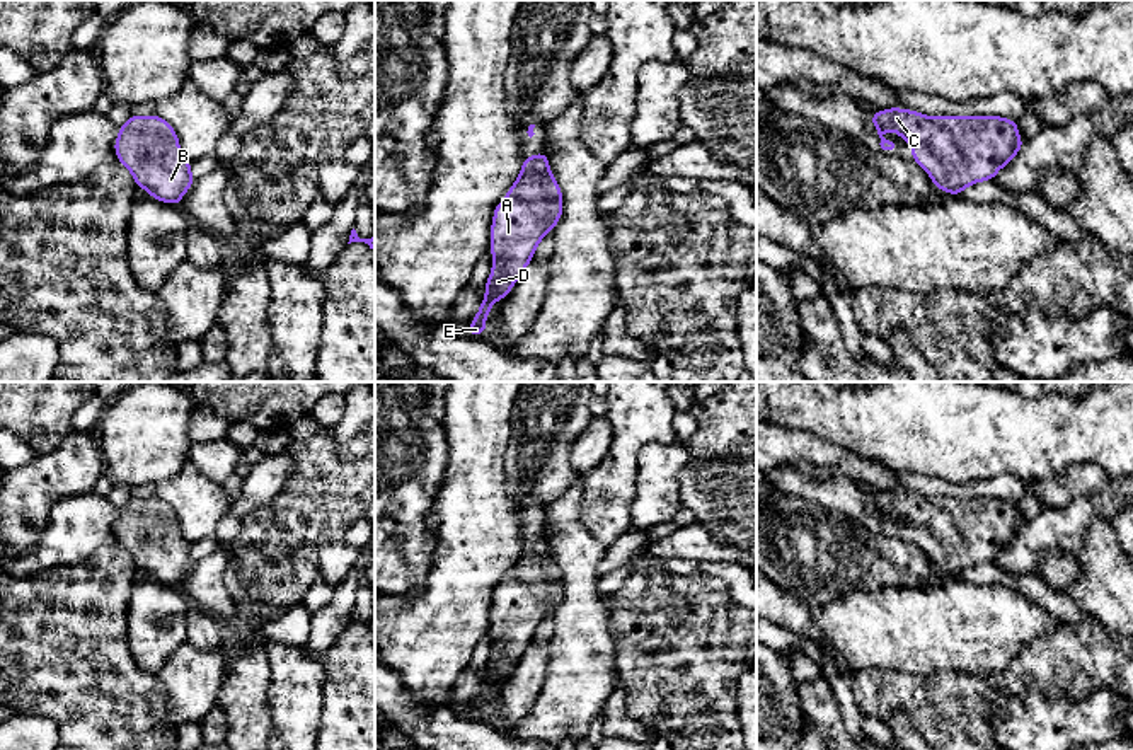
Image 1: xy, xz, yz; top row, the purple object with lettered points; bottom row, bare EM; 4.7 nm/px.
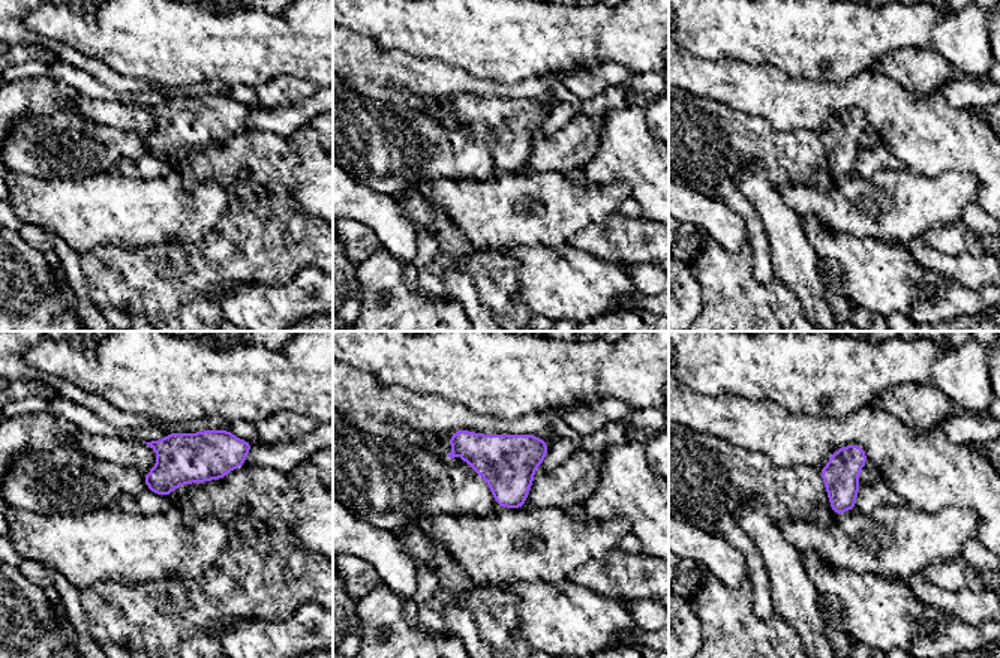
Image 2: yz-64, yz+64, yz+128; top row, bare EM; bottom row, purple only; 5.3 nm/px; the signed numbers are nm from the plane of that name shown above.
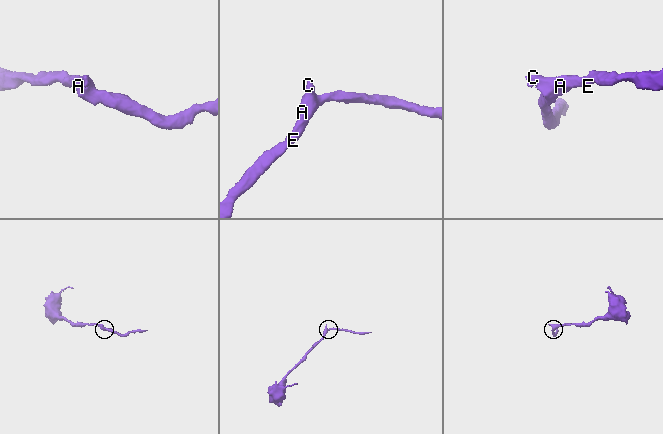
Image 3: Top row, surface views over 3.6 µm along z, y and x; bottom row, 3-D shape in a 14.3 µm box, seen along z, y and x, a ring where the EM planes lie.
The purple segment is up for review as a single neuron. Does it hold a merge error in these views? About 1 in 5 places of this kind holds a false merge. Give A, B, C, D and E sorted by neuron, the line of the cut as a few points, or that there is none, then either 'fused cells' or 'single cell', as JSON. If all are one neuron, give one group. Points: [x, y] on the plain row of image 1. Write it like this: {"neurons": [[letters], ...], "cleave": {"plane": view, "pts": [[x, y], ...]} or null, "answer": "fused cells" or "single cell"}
{"neurons": [["A", "B", "C", "D", "E"]], "cleave": null, "answer": "single cell"}

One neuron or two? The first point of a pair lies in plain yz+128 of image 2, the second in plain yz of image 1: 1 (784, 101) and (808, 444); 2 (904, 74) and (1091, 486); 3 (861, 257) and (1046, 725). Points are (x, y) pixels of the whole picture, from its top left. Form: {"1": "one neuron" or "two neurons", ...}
{"1": "one neuron", "2": "one neuron", "3": "one neuron"}

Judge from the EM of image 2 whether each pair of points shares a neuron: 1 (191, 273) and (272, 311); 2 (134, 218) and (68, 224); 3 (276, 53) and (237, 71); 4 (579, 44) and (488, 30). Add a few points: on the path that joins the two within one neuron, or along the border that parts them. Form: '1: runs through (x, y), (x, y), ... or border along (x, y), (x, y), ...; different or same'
1: border along (266, 284), (239, 284), (227, 291), (222, 315); different
2: runs through (117, 218), (84, 216); same
3: runs through (267, 53), (255, 53), (246, 62); same
4: runs through (556, 38), (510, 35); same

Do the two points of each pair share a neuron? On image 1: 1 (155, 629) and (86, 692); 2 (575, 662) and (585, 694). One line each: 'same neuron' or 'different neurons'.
1: different neurons
2: same neuron

